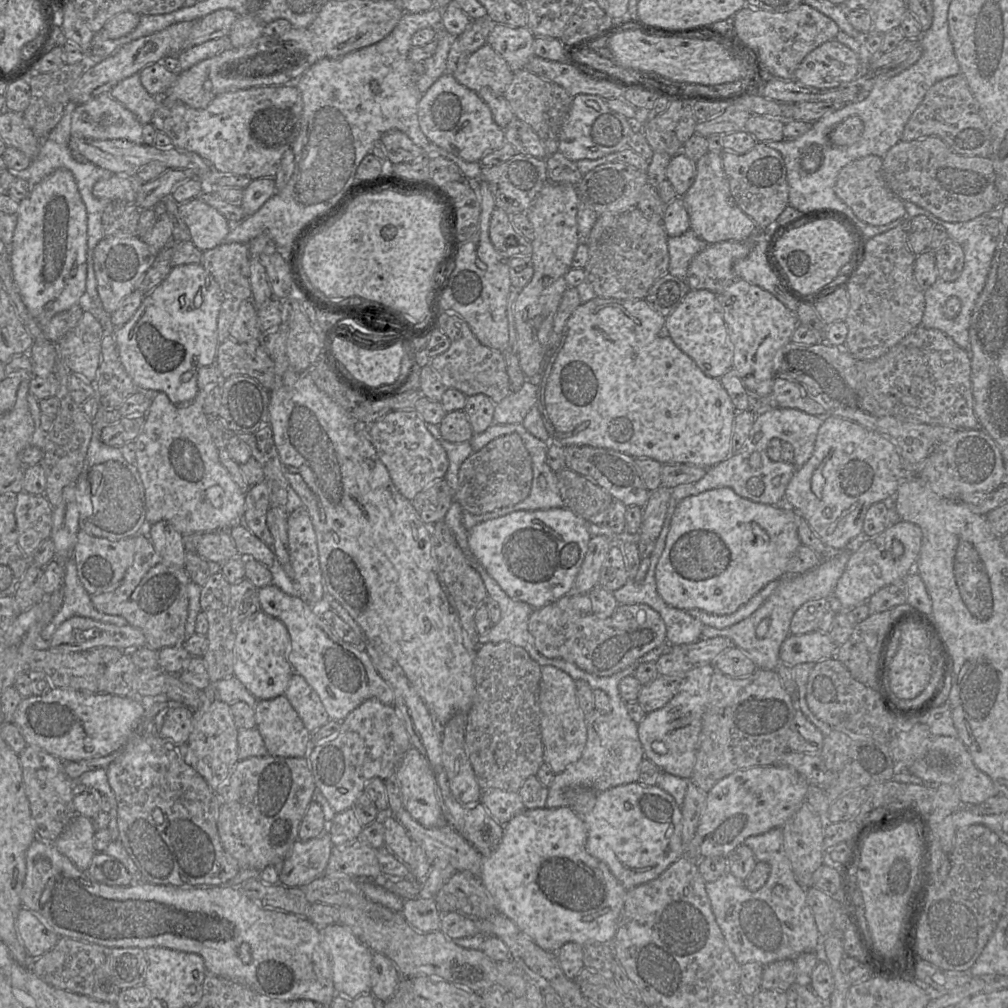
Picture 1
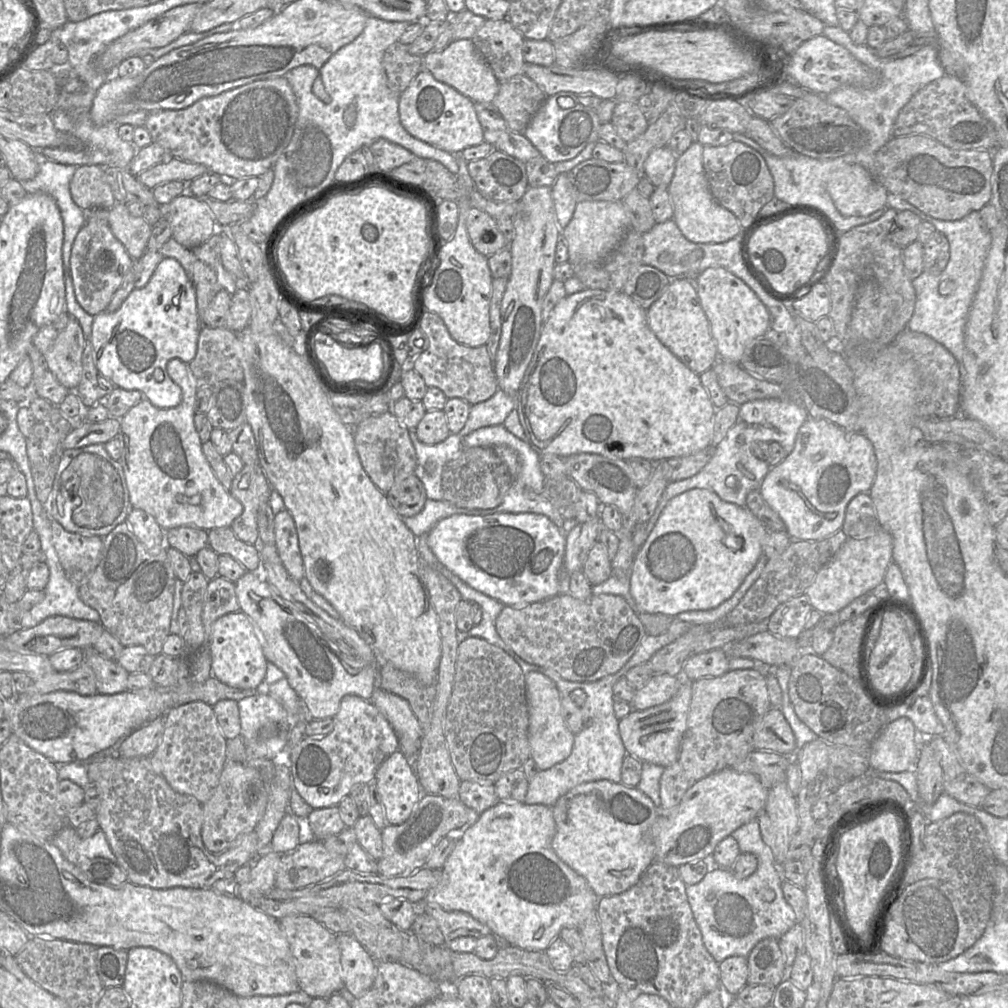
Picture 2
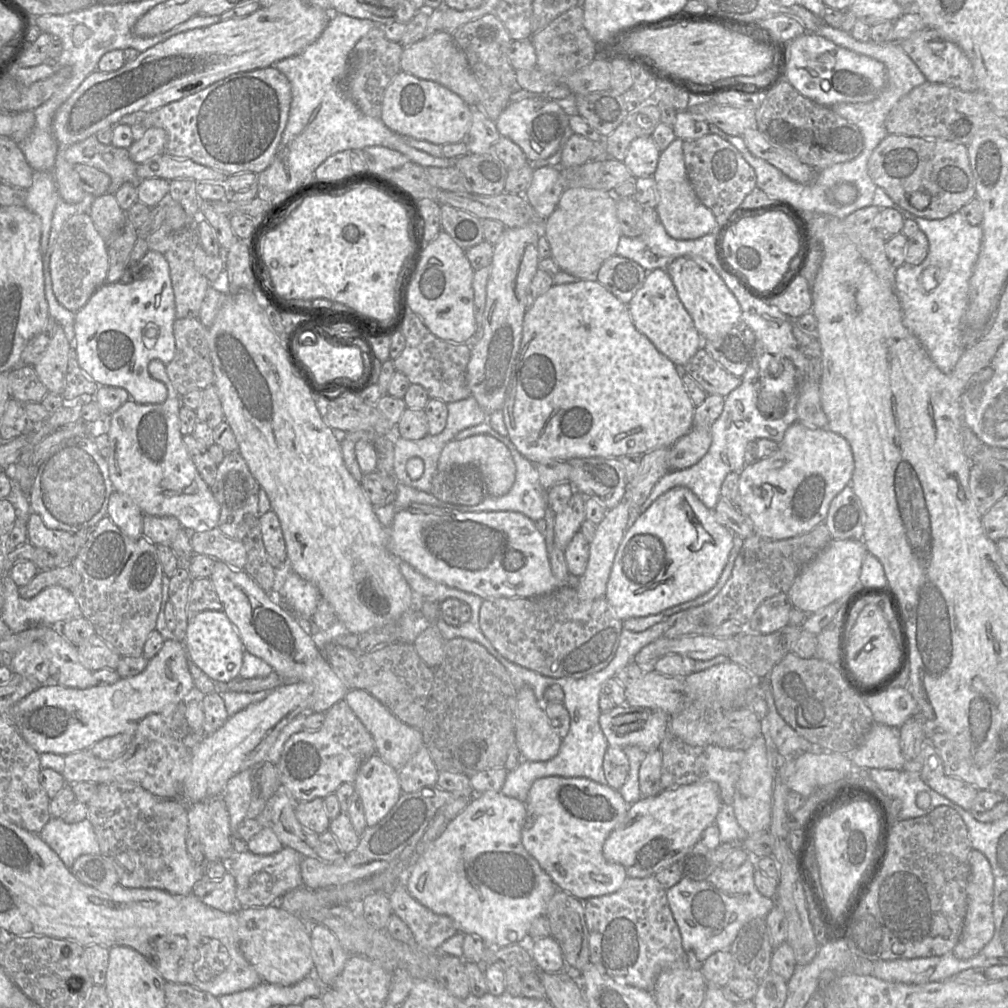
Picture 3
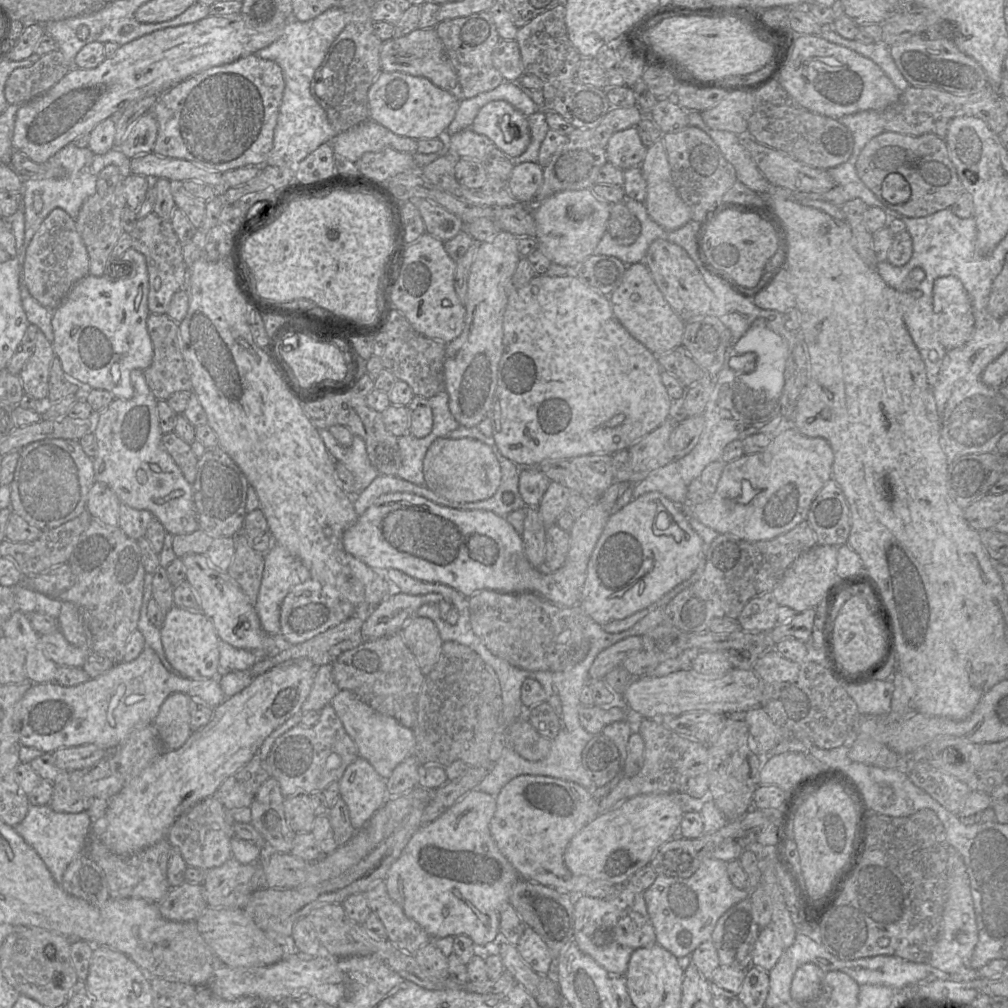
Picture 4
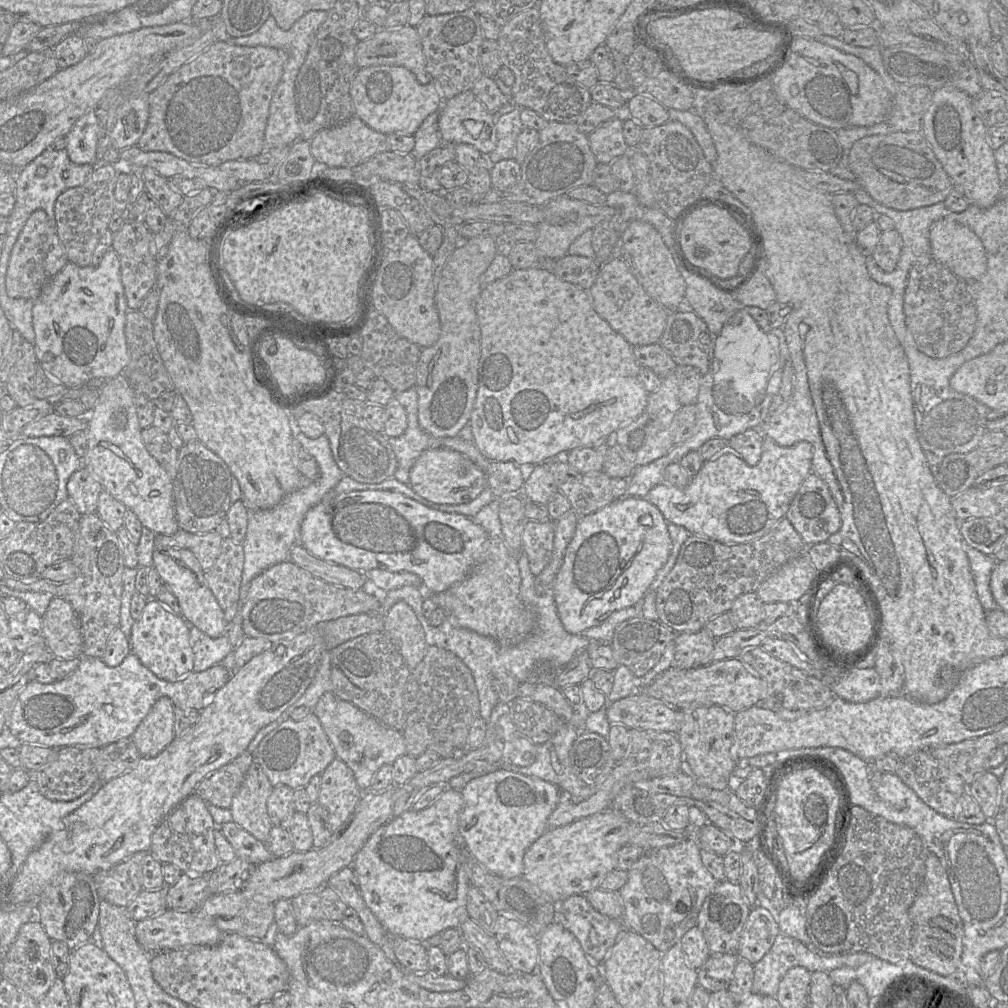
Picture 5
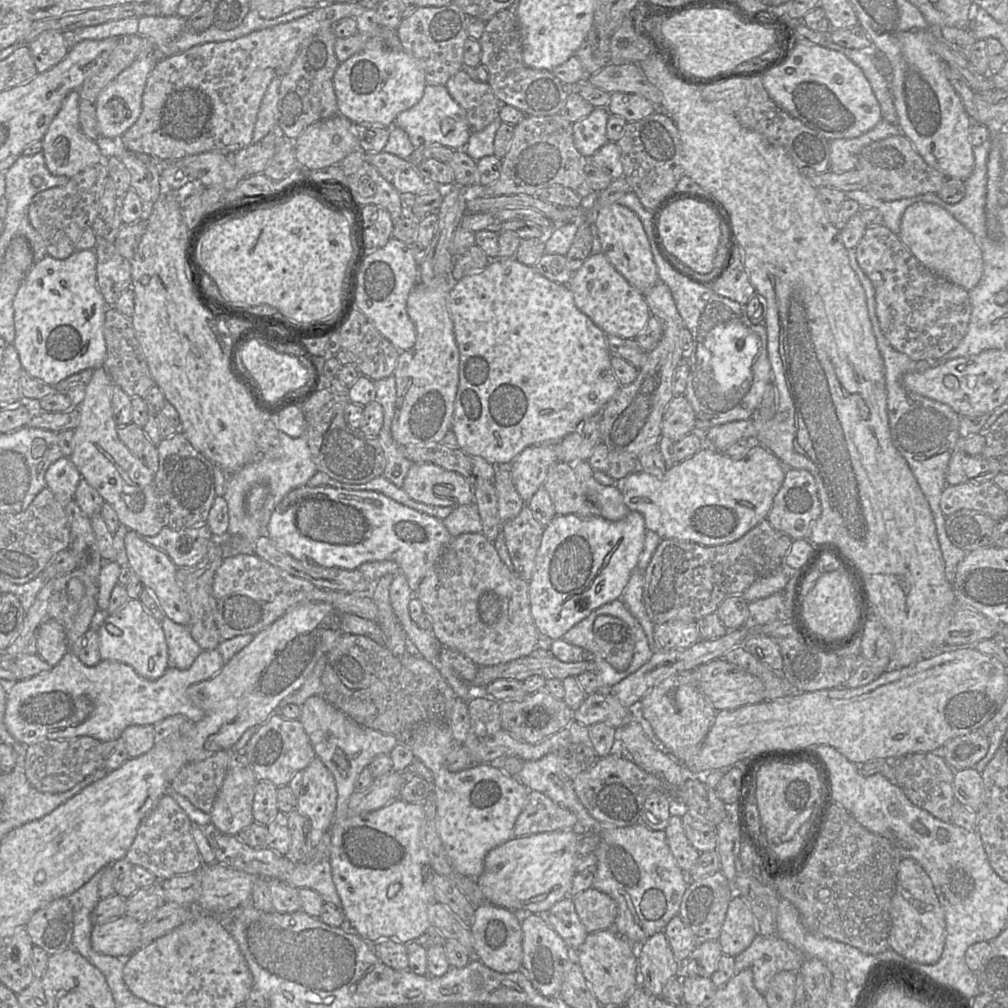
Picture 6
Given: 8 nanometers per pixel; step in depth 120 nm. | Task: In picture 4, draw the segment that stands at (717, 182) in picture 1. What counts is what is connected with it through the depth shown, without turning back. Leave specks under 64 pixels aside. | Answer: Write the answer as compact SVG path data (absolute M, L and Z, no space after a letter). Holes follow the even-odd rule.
M662 138L647 148L639 167L646 181L647 195L644 205L649 216L667 231L689 223L692 220L691 212L673 184Z

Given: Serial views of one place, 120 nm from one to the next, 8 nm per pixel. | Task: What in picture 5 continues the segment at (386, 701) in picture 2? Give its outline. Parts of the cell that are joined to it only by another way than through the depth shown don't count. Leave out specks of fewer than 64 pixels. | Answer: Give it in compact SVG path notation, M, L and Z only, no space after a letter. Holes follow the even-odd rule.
M332 692L320 697L312 713L318 717L335 750L336 758L352 769L356 782L363 791L369 788L373 776L383 765L392 764L397 758L406 755L402 731L384 725Z

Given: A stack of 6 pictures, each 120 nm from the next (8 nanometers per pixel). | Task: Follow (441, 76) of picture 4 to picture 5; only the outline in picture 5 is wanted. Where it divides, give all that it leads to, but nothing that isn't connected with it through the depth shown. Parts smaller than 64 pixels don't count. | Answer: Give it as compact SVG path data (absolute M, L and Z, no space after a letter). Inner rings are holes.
M414 26L379 28L372 37L358 42L355 61L359 68L402 66L410 70L421 84L433 81L427 72L421 40Z

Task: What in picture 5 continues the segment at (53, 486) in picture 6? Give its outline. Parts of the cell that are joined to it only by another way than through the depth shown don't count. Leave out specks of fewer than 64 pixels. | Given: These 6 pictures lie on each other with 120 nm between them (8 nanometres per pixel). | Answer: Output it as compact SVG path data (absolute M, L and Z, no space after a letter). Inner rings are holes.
M80 468L69 478L67 485L68 499L70 499L81 515L94 514L98 497L103 487L95 481L86 469Z

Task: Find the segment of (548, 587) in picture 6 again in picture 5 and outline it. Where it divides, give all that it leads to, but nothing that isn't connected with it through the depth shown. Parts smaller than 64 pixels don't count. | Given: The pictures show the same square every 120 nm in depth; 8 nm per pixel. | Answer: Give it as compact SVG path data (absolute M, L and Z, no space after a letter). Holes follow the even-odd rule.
M623 497L595 513L580 516L550 588L567 632L581 634L601 624L613 612L643 599L671 554L668 524L645 497Z

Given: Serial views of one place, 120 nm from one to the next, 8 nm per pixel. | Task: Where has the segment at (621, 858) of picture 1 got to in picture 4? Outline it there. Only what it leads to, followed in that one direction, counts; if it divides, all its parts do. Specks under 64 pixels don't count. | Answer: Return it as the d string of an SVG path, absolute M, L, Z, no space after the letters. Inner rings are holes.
M520 775L509 781L495 797L496 810L490 822L491 835L501 853L513 865L522 880L555 888L573 898L586 895L604 899L614 897L618 893L621 886L587 876L574 875L564 862L564 853L571 839L601 814L598 812L597 799L592 792L571 781L547 776Z

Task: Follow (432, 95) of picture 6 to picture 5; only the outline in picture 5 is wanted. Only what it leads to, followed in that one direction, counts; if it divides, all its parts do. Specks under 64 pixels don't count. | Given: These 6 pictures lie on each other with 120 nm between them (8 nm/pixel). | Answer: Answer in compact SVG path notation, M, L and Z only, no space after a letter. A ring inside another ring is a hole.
M471 91L444 100L438 113L438 128L445 144L471 144L487 154L495 149L497 144L495 123L499 117L499 112L489 112Z

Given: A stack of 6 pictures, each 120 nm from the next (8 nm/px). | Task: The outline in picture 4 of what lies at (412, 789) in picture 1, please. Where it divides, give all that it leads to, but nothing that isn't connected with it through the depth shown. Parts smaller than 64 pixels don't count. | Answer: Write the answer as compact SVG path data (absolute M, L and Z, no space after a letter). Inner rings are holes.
M361 757L346 768L337 783L356 830L363 828L389 799L386 779Z

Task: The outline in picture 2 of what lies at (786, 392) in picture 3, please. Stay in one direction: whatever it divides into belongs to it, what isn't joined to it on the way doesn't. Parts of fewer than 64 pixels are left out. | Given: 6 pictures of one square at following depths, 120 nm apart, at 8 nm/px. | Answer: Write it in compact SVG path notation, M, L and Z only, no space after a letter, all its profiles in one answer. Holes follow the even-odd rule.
M790 396L785 399L754 400L740 405L736 423L716 445L709 462L696 475L669 482L654 514L661 514L672 498L695 488L708 489L725 502L745 506L748 494L759 490L763 479L772 468L766 460L760 460L753 454L752 445L762 441L778 442L788 455L794 449L800 427L809 418L802 404L791 399Z

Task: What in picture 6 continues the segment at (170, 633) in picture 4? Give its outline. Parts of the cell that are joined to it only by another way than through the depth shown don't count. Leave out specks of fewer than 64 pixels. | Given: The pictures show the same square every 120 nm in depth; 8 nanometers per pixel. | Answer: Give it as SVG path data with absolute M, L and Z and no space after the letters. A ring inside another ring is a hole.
M129 599L117 611L105 615L97 633L101 660L127 664L149 680L160 678L170 667L168 646L161 624L144 609L138 599Z

